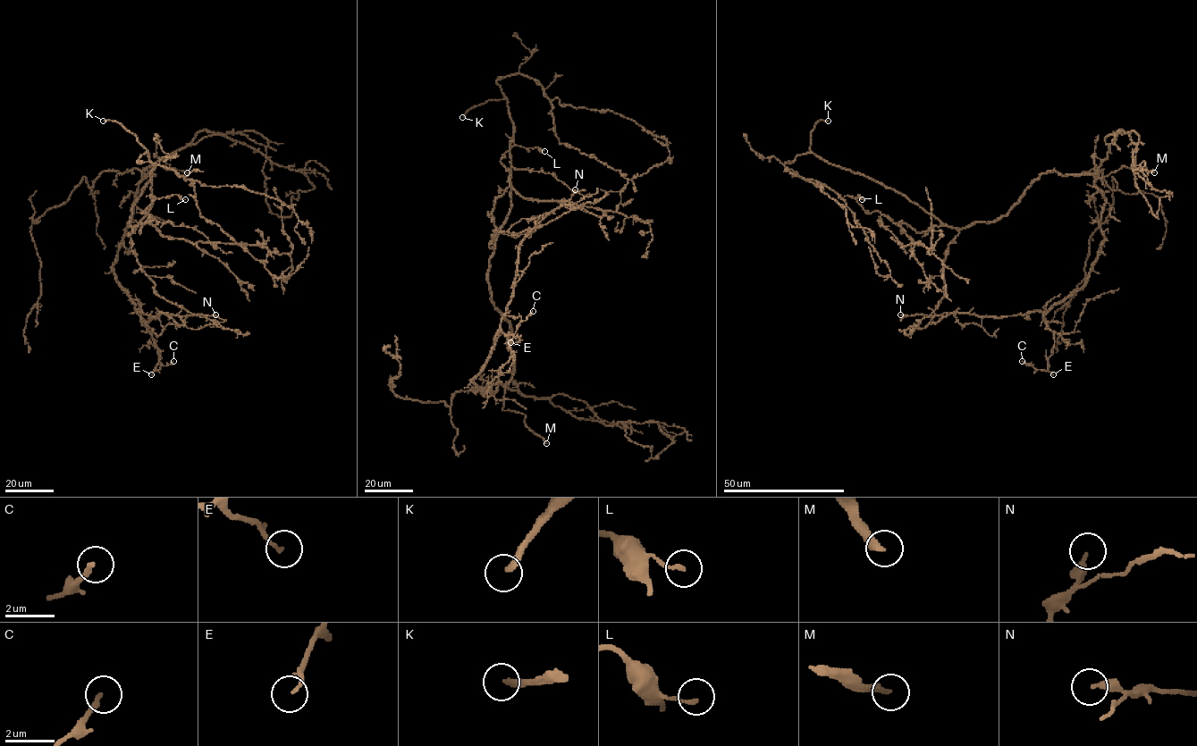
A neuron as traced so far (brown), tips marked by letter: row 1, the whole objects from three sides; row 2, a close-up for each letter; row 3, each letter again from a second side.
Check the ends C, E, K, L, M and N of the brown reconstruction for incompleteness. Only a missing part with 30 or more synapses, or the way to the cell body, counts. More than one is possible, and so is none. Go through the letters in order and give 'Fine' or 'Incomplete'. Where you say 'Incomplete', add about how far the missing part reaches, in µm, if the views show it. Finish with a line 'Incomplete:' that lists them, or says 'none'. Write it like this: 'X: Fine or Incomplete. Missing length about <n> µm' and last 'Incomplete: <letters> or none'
C: Fine
E: Fine
K: Incomplete. Missing length about 250 µm
L: Fine
M: Incomplete. Missing length about 80 µm
N: Fine
Incomplete: K, M

